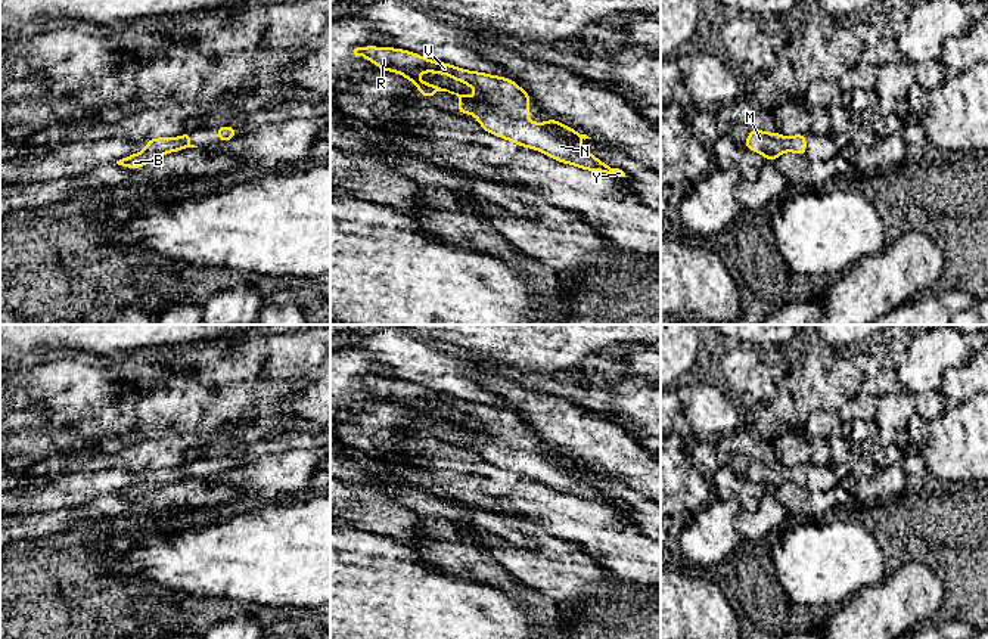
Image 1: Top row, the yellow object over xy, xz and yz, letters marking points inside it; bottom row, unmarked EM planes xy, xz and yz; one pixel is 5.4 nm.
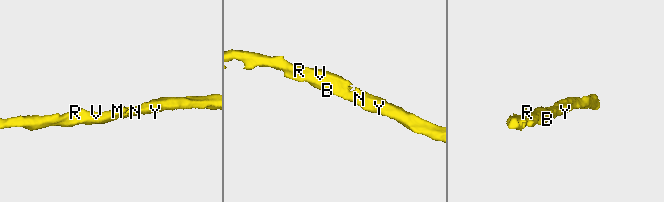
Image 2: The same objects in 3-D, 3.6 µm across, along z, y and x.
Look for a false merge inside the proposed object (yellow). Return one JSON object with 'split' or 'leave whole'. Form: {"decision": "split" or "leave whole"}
{"decision": "leave whole"}

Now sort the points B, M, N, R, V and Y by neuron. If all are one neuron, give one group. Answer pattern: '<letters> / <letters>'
B M N R V Y

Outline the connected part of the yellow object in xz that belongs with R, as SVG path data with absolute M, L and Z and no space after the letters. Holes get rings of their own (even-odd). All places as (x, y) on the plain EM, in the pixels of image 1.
M357 378L355 387L375 393L380 401L403 404L413 413L420 426L432 429L438 422L448 422L460 429L459 444L475 444L481 457L494 466L510 471L519 477L540 481L550 488L572 494L582 500L600 502L625 508L619 499L599 491L593 484L580 478L581 469L591 469L581 465L557 450L547 450L544 455L525 452L531 446L528 434L531 426L515 412L476 401L466 401L450 394L429 391L417 384L392 378ZM423 401L448 406L460 413L473 418L479 428L473 429L429 413L422 413L414 406Z

